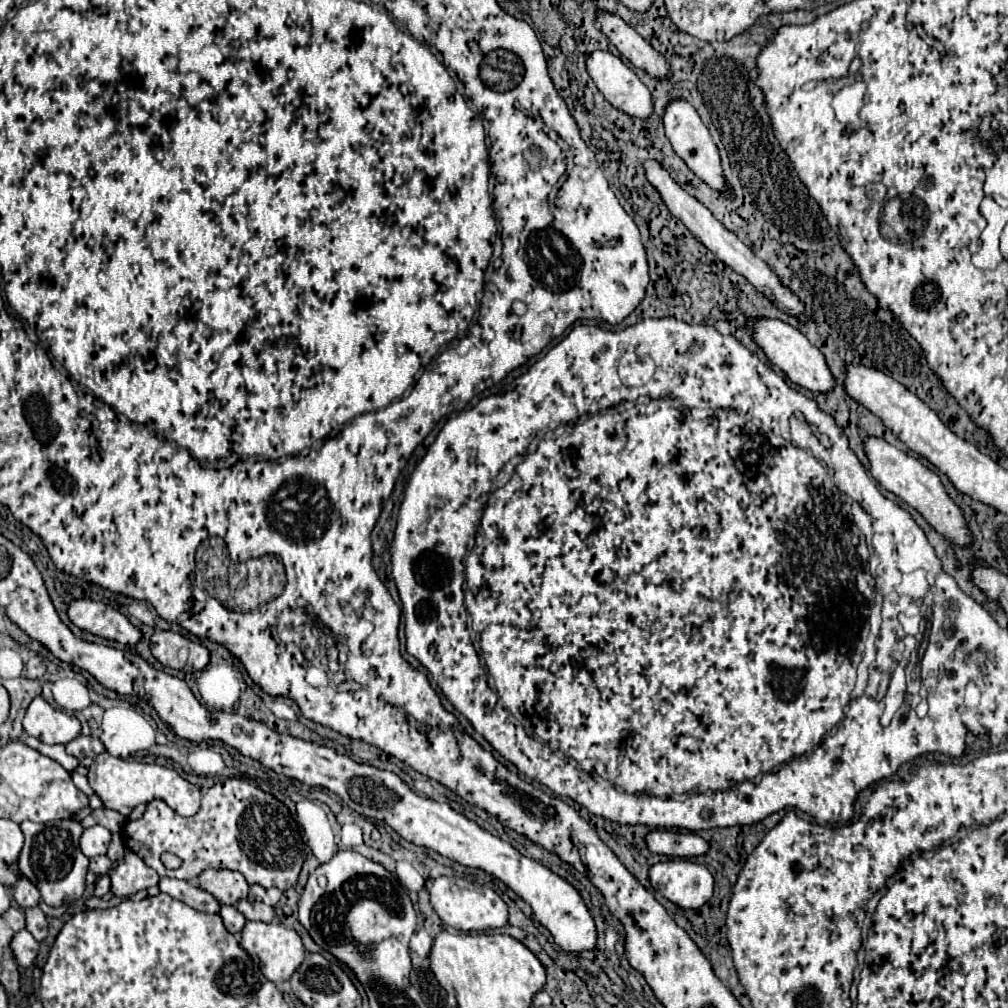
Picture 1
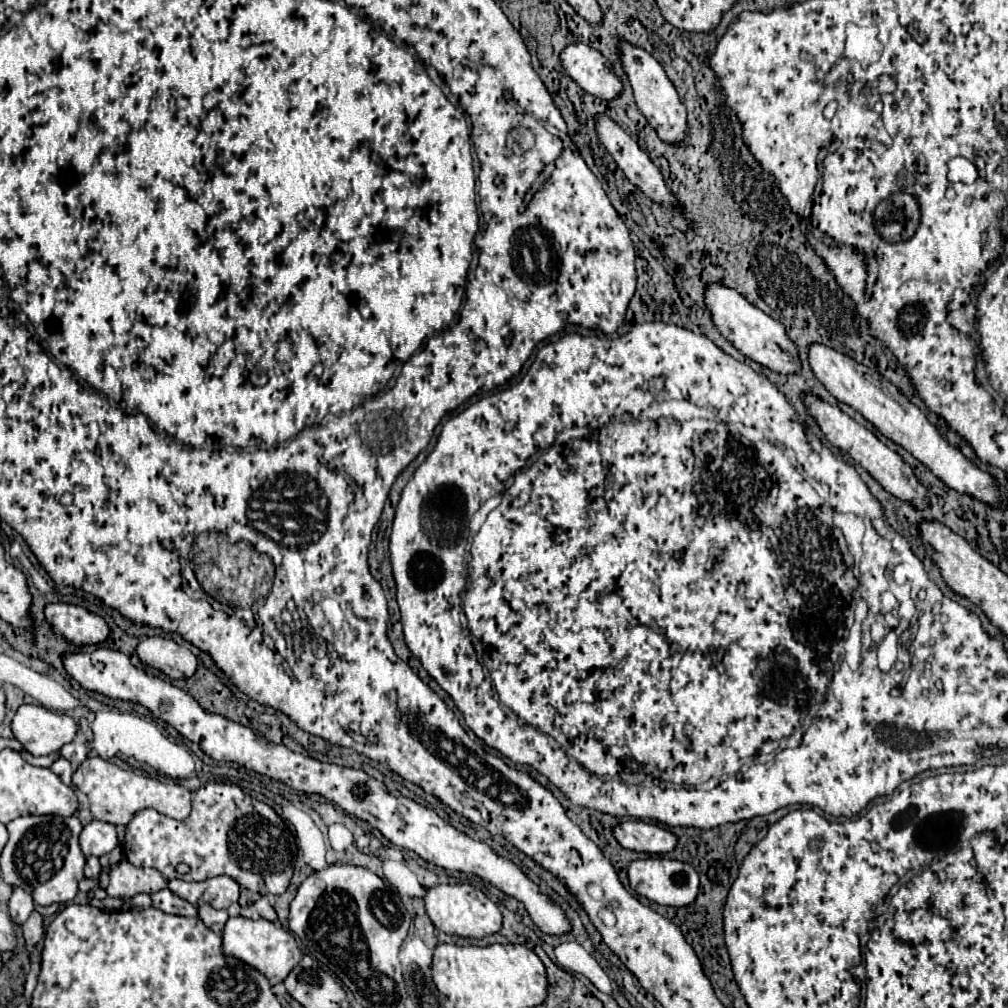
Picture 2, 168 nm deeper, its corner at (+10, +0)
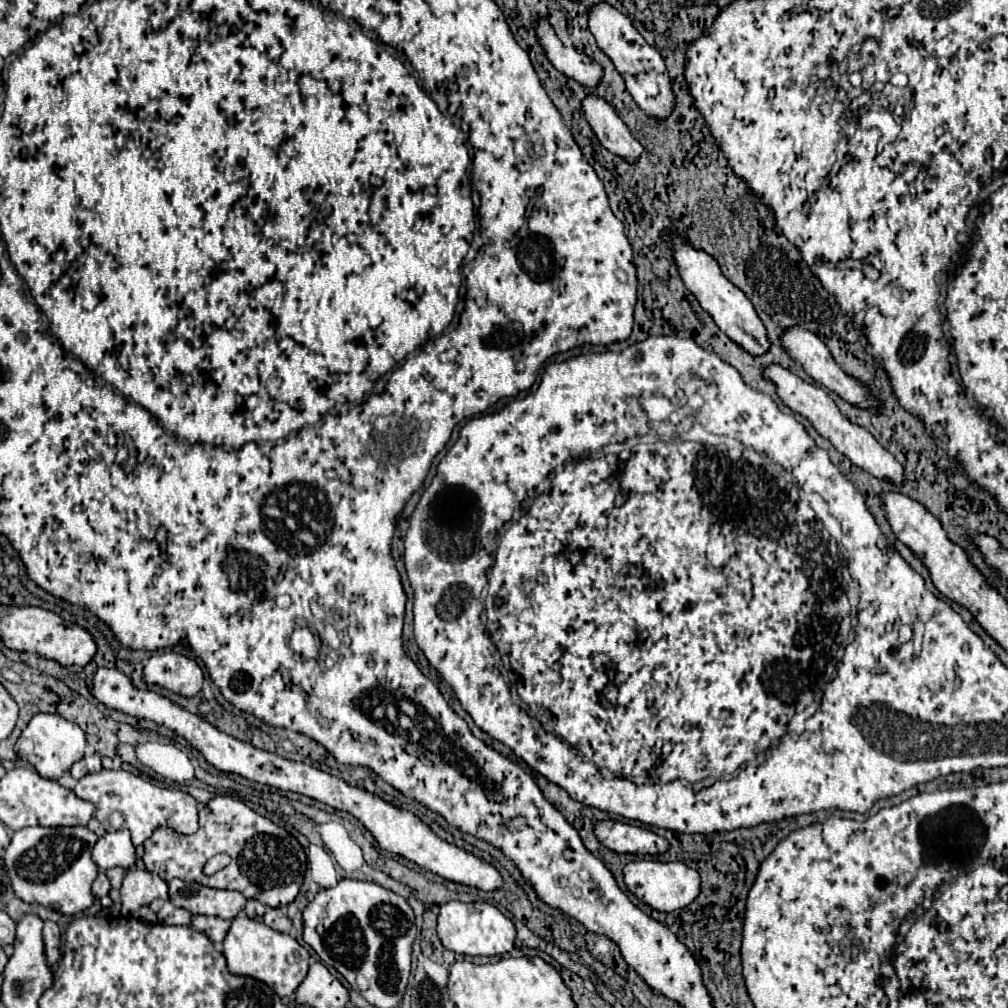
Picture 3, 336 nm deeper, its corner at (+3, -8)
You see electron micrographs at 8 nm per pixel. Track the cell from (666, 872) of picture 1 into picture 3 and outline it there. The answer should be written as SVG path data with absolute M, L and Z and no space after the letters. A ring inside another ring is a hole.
M643 859L643 861L631 861L623 867L623 881L627 889L643 903L647 903L651 909L657 911L677 911L687 907L697 895L699 895L699 873L685 863L679 861L655 861L655 859Z

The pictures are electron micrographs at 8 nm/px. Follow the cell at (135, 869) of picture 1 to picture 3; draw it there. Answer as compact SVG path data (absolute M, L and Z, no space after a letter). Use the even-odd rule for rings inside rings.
M145 869L127 871L121 885L121 915L137 915L143 905L155 899L167 899L167 883Z

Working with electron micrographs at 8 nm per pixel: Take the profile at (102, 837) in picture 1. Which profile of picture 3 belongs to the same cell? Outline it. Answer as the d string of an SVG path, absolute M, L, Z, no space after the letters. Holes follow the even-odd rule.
M119 829L119 831L105 833L93 849L93 861L99 865L101 871L107 871L111 867L125 867L125 869L133 867L137 857L129 831Z

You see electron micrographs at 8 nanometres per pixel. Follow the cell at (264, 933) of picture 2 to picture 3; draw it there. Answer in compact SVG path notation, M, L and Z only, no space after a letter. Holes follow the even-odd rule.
M245 915L233 919L227 937L223 939L223 955L233 975L253 977L269 985L279 997L291 995L305 979L309 969L309 951L303 945L299 945L293 937L285 933L277 933L275 929L269 929L263 921L249 919Z

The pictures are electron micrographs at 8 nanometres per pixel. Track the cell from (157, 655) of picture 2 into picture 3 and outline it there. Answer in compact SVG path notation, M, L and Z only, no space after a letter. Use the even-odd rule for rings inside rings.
M157 653L143 667L143 681L169 689L181 697L195 697L203 685L199 665L179 653Z

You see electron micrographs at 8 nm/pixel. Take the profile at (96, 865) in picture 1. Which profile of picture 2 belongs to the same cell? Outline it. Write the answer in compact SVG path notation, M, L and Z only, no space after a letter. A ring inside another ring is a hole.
M88 857L88 859L86 859L86 867L84 867L84 875L86 875L88 879L98 879L100 871L102 871L100 861L98 861L96 857Z

